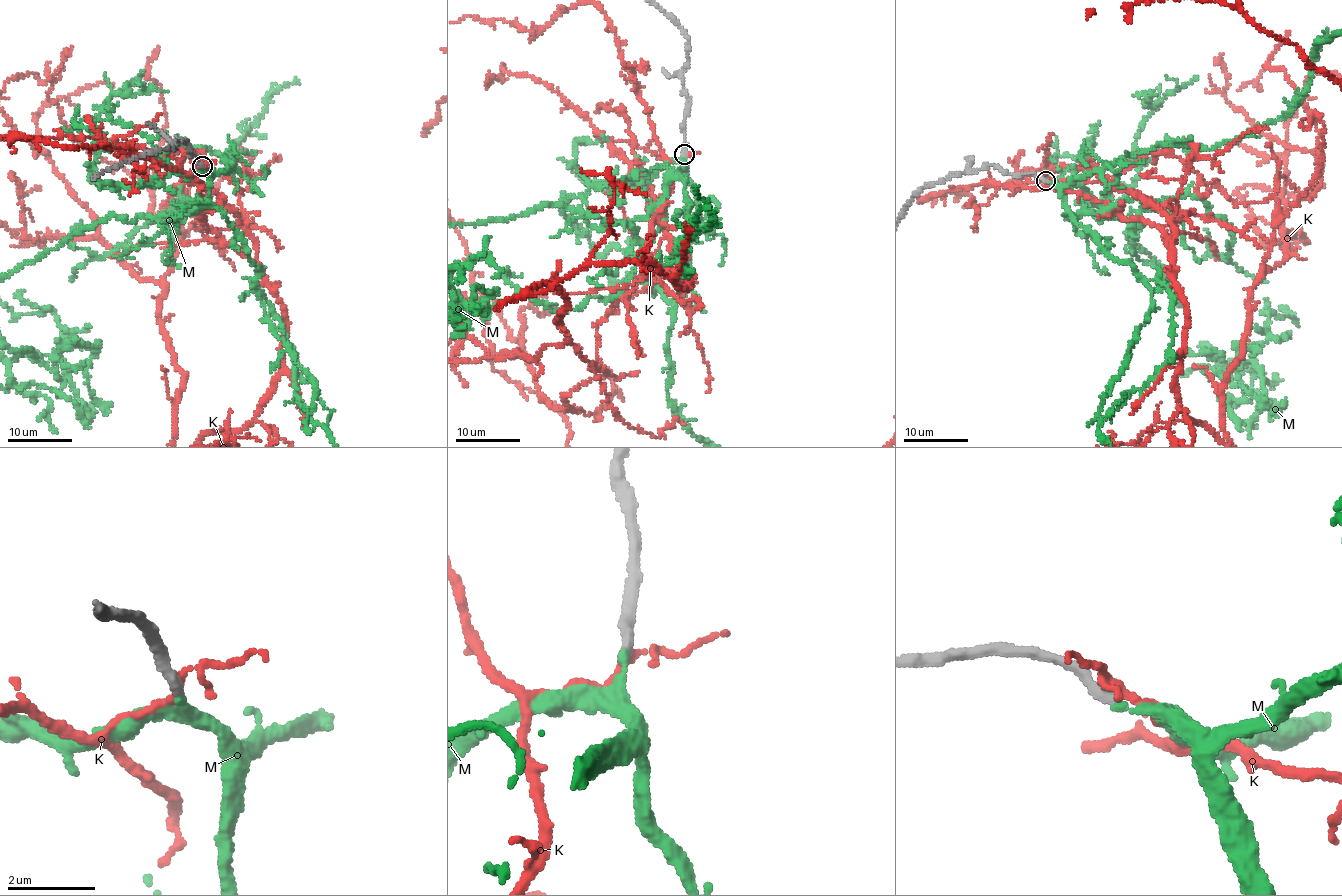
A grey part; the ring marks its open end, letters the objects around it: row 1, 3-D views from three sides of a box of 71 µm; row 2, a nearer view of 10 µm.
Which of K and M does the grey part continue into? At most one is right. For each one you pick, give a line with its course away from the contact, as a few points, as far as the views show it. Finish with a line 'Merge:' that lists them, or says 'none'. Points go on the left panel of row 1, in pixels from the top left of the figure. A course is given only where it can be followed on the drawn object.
Merge: M

